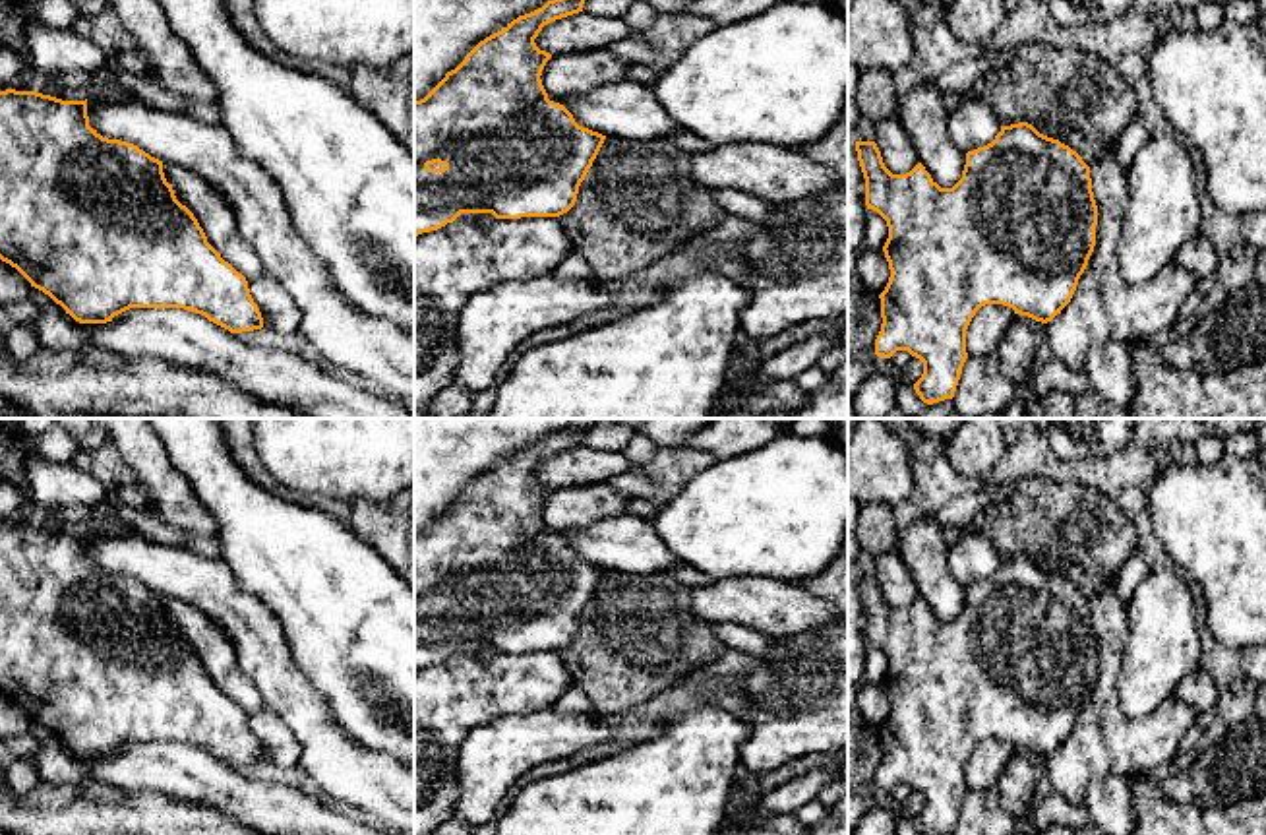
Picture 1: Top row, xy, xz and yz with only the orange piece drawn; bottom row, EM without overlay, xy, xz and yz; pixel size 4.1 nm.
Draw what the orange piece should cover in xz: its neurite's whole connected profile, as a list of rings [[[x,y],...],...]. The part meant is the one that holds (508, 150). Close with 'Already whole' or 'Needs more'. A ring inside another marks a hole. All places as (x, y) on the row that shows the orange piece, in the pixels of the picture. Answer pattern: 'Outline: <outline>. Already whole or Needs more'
Outline: [[[548,0],[480,41],[465,60],[420,101],[414,101],[414,236],[453,223],[461,213],[492,213],[496,219],[559,217],[579,194],[606,136],[583,128],[559,103],[548,99],[542,70],[552,58],[534,43],[544,25],[583,12],[585,0]]]. Already whole

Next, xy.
Outline: [[[0,91],[0,260],[48,294],[79,324],[106,324],[130,308],[184,308],[230,333],[263,327],[248,281],[207,242],[194,213],[166,182],[163,161],[89,126],[87,99]]]. Already whole

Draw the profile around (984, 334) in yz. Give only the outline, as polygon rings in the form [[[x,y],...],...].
[[[985,304],[972,318],[966,329],[966,353],[968,356],[993,356],[1001,345],[1003,333],[1016,320],[1012,308],[1003,304]]]

